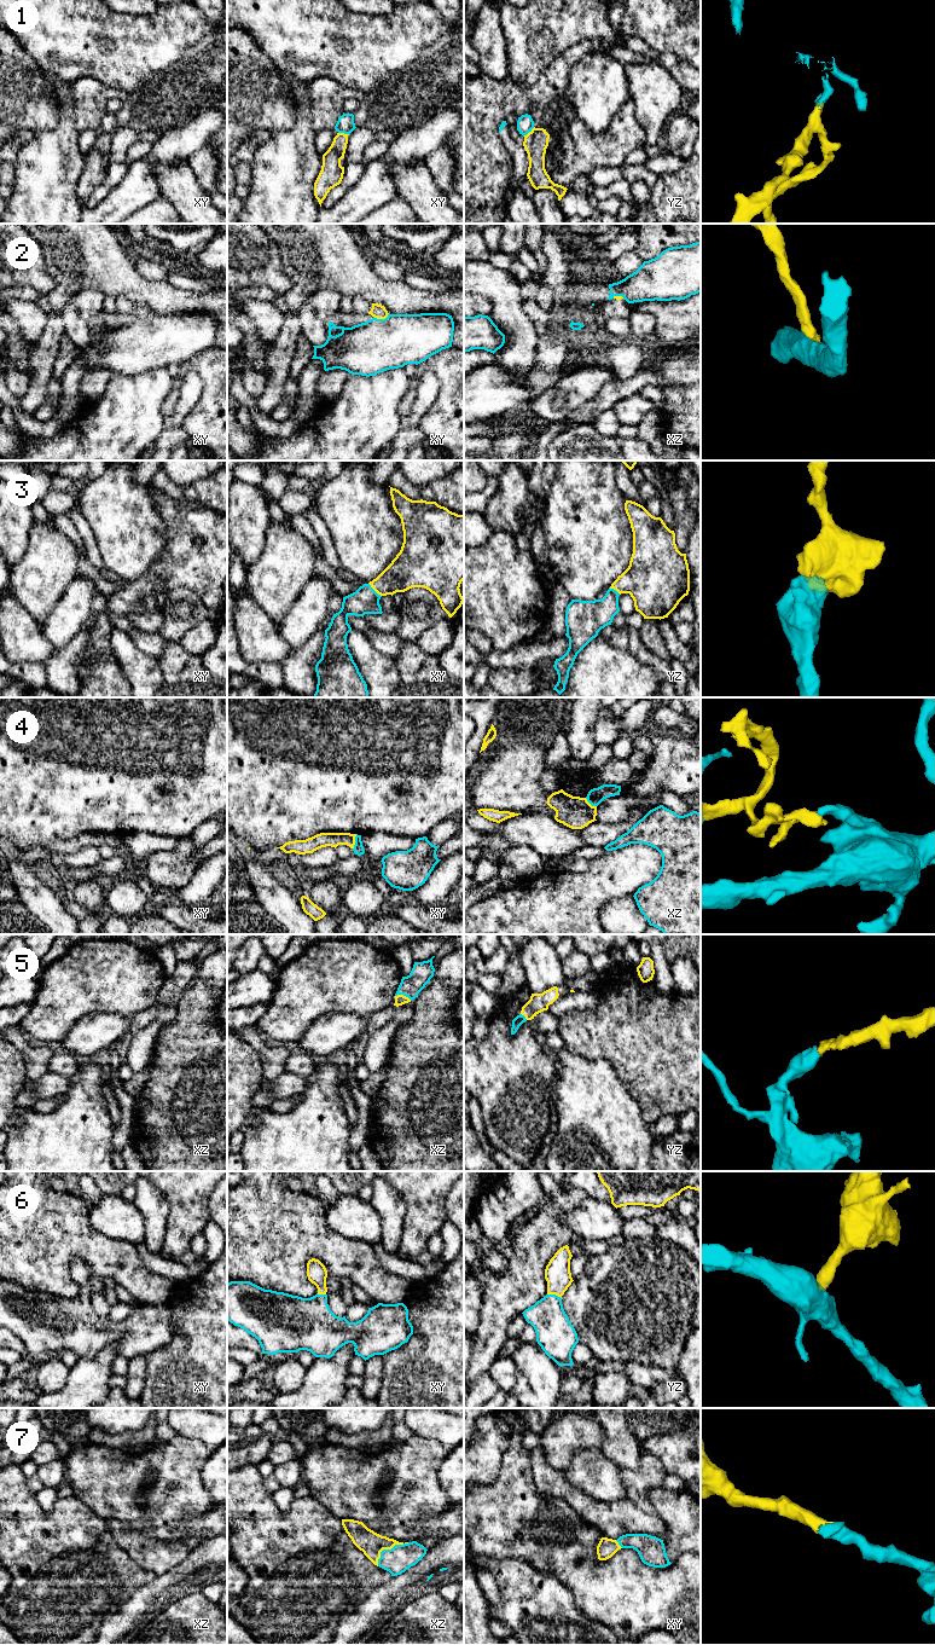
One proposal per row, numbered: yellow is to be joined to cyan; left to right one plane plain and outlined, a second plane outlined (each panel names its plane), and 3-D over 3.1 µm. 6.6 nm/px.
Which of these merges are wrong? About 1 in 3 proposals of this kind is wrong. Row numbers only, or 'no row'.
1, 4

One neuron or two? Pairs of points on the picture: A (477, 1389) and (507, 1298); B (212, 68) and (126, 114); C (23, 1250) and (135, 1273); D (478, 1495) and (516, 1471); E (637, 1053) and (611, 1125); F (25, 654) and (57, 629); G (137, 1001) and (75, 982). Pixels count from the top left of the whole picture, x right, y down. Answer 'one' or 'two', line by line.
A: two
B: one
C: one
D: one
E: two
F: two
G: one

